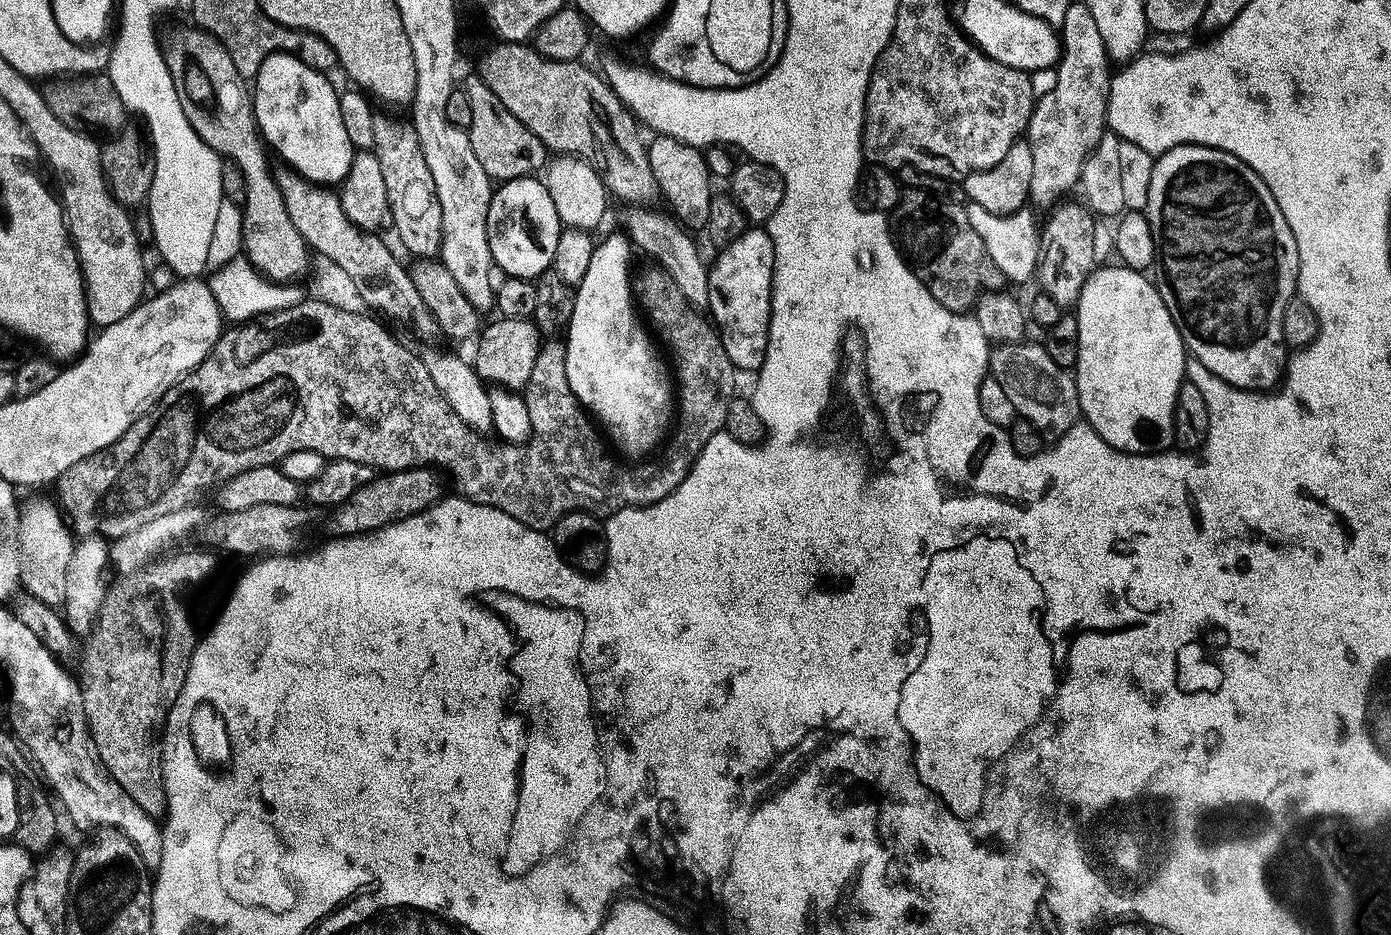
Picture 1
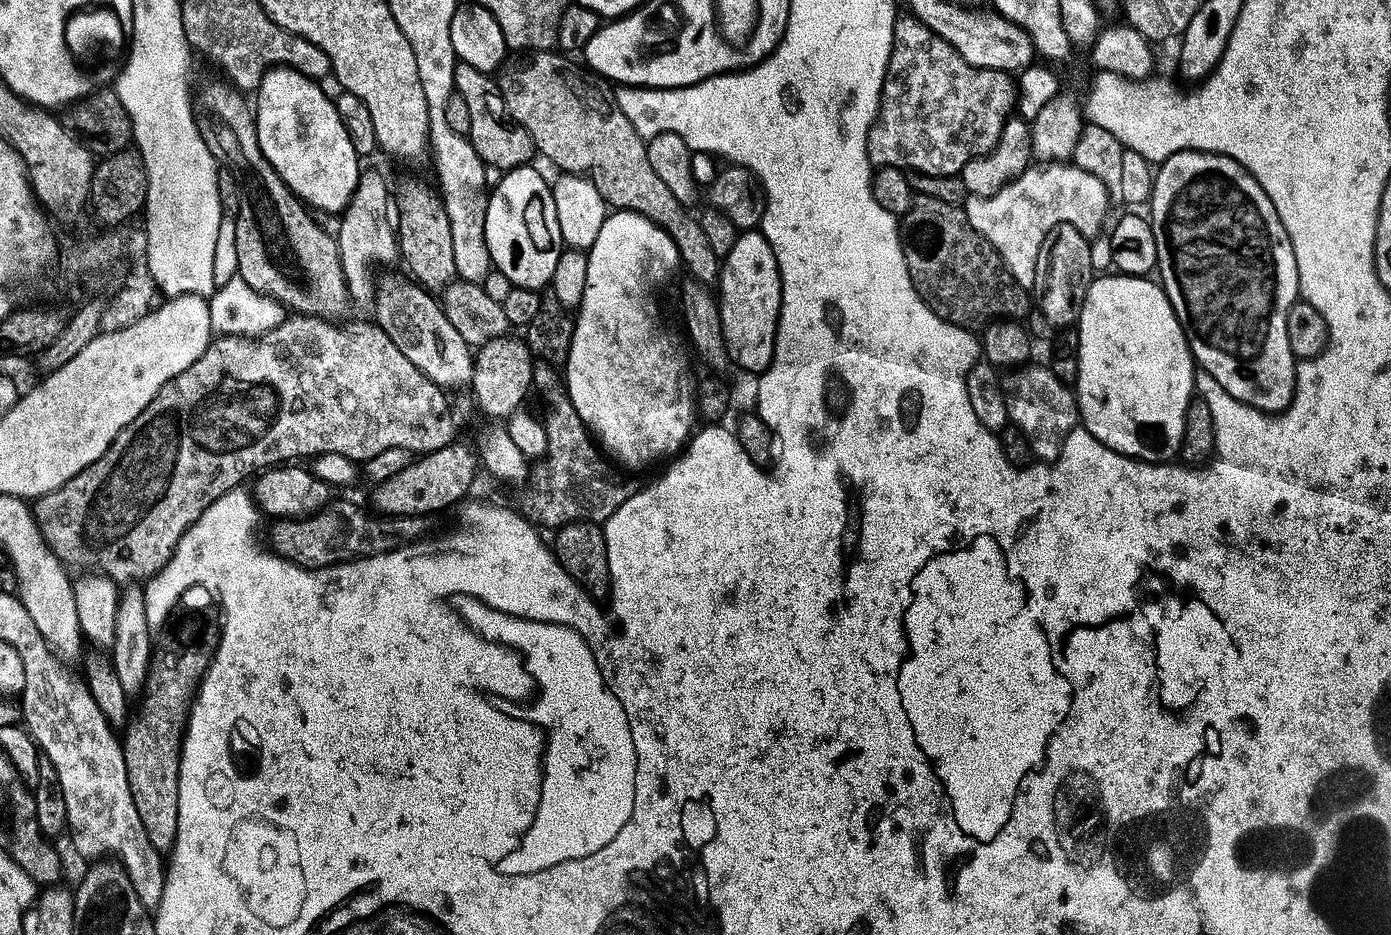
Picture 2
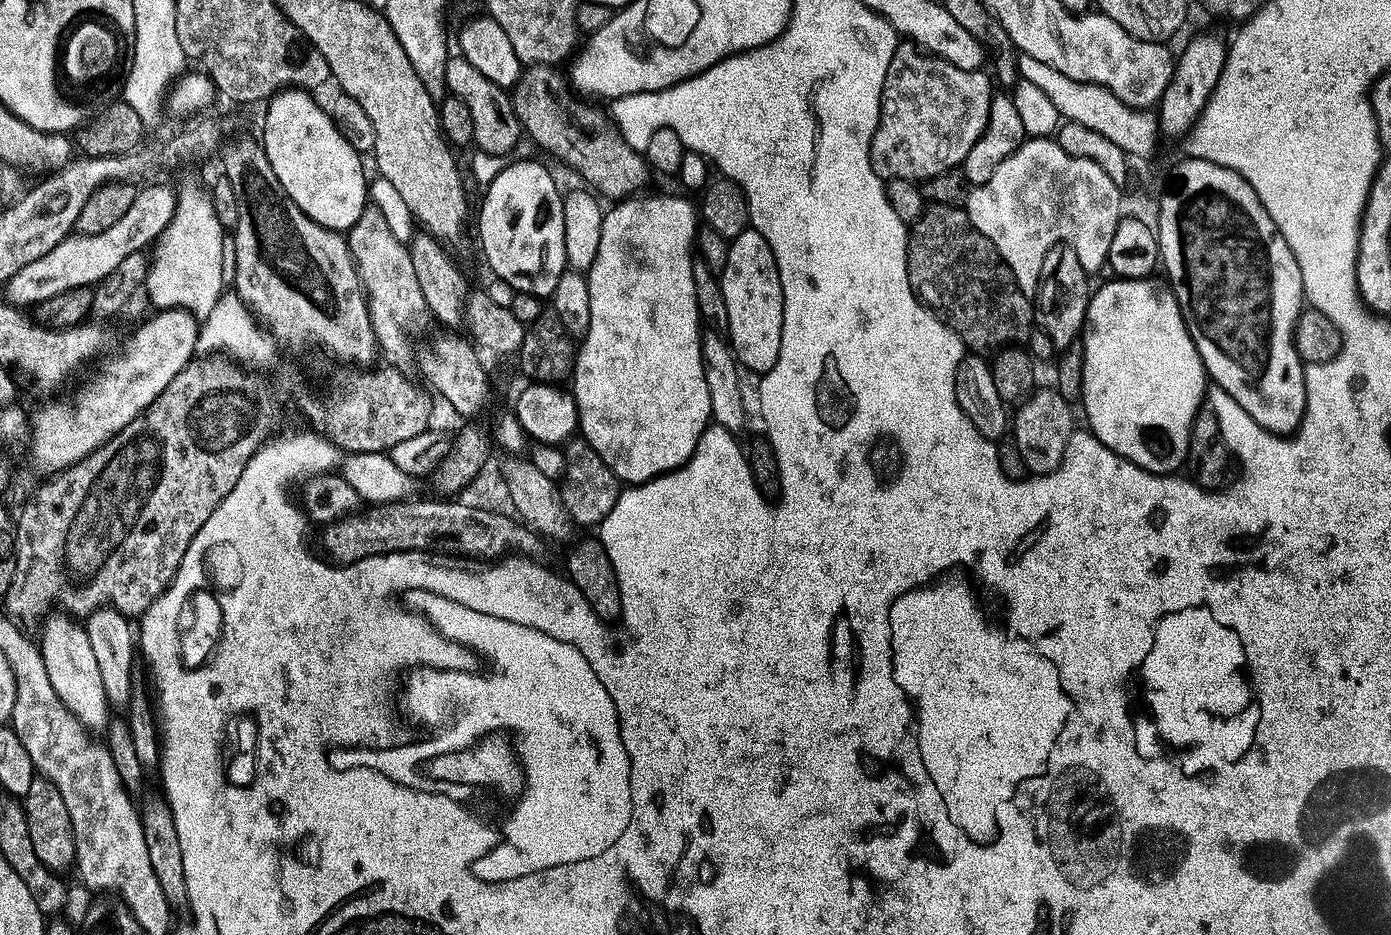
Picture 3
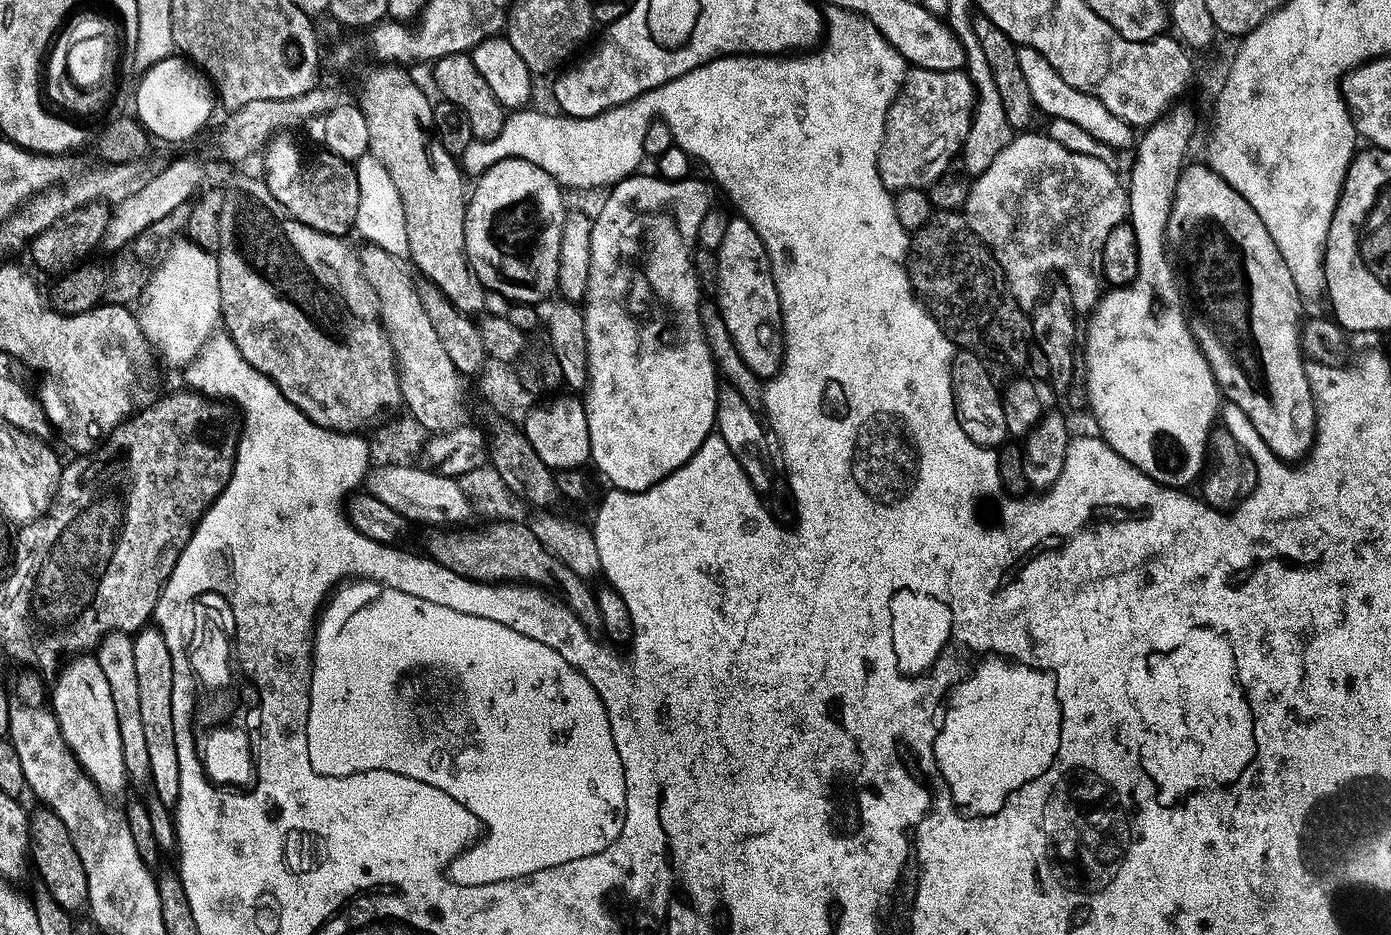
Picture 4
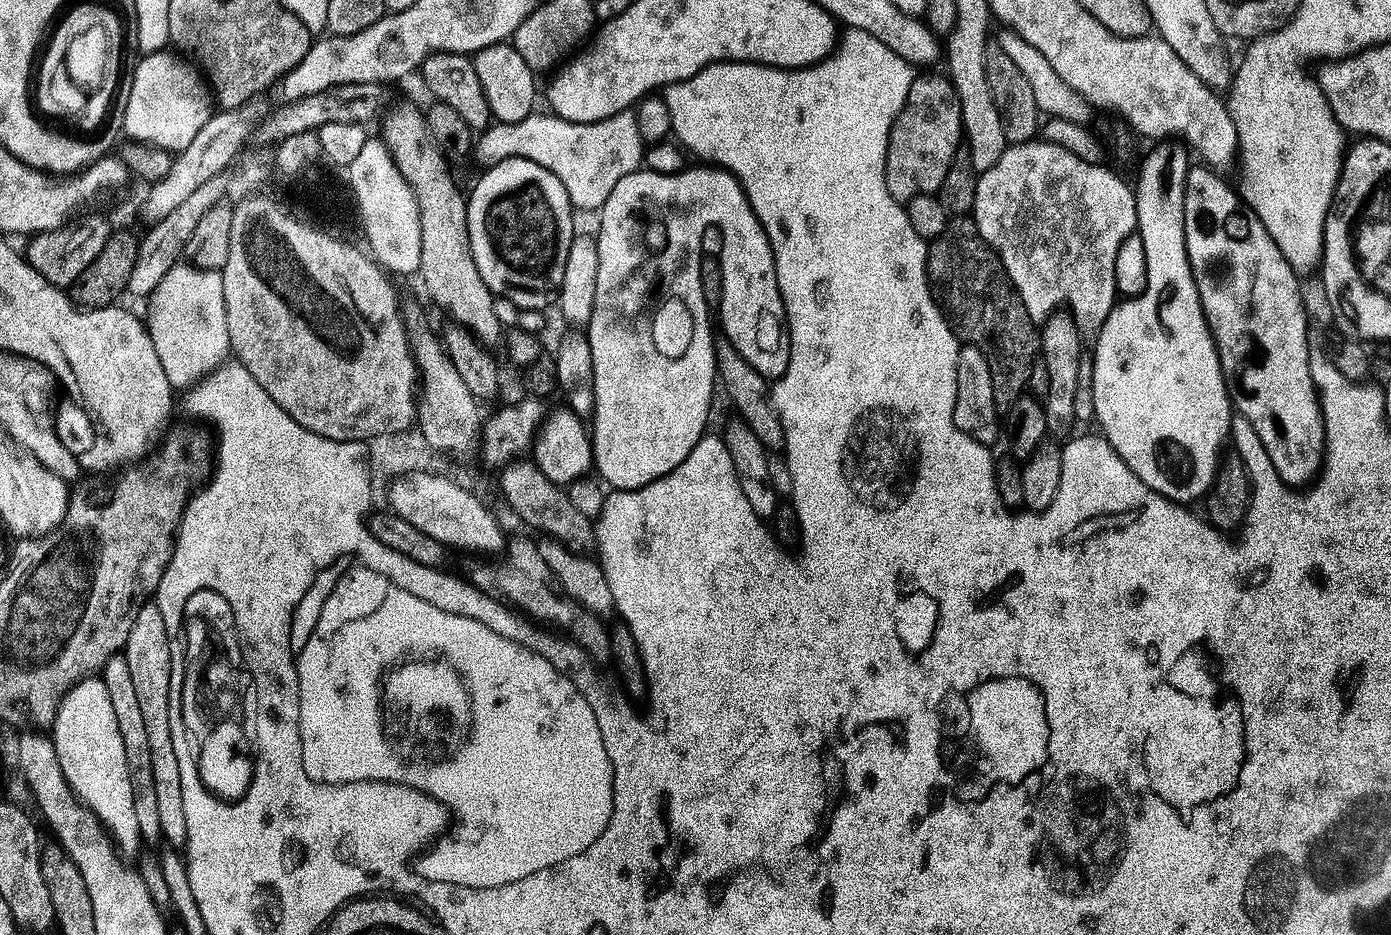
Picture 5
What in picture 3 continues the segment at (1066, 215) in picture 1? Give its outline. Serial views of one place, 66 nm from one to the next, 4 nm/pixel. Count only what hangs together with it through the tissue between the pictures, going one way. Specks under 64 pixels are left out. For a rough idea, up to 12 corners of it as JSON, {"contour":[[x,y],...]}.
{"contour":[[1069,246],[1050,250],[1034,304],[1057,350],[1086,331],[1090,273]]}

